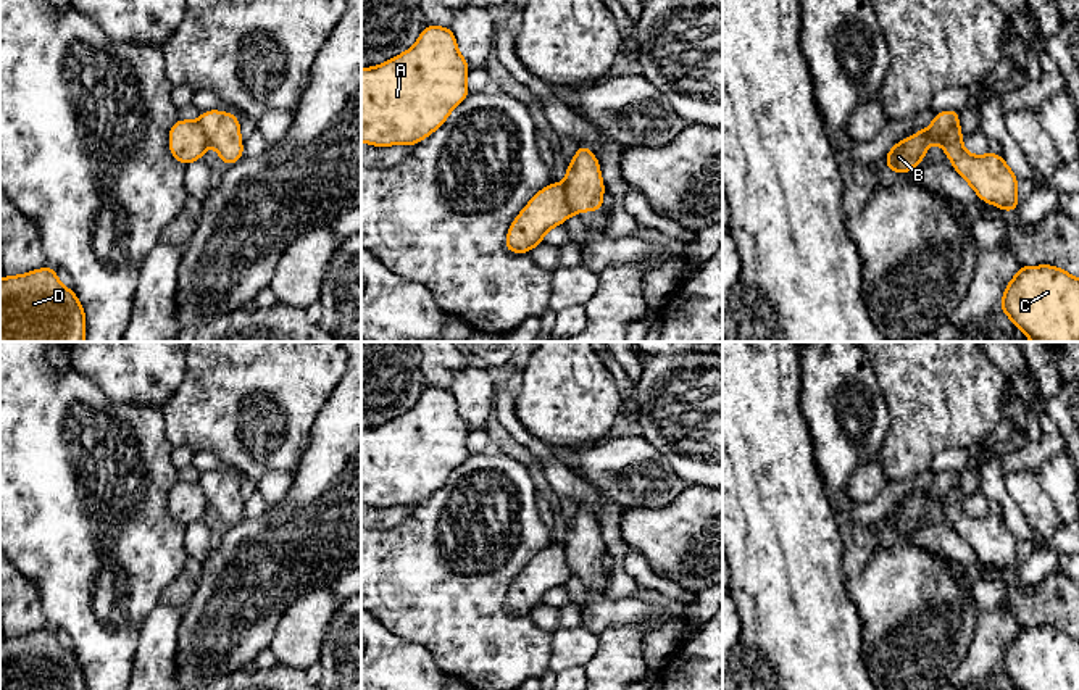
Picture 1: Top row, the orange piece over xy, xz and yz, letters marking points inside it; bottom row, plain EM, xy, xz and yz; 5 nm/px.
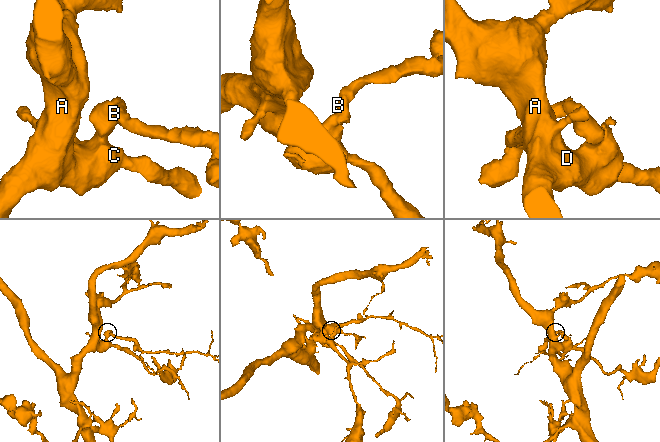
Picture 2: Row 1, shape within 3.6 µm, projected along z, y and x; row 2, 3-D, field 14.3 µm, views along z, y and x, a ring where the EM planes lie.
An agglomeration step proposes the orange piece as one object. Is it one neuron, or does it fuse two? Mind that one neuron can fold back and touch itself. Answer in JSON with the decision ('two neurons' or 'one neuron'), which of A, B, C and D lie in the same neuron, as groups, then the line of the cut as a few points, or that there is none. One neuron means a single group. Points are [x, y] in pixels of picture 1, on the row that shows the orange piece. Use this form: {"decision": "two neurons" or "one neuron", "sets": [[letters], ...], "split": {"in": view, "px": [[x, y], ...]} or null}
{"decision": "two neurons", "sets": [["A", "C", "D"], ["B"]], "split": {"in": "xz", "px": [[562, 184], [565, 202], [571, 213]]}}

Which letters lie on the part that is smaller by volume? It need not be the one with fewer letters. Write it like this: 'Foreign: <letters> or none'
Foreign: B

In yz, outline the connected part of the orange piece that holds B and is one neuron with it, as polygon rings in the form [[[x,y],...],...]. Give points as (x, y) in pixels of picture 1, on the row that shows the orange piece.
[[[956,110],[937,113],[927,129],[918,131],[911,137],[903,139],[897,145],[890,147],[889,155],[884,156],[885,168],[903,176],[924,161],[924,153],[931,143],[935,143],[939,137],[958,126],[960,118]]]

